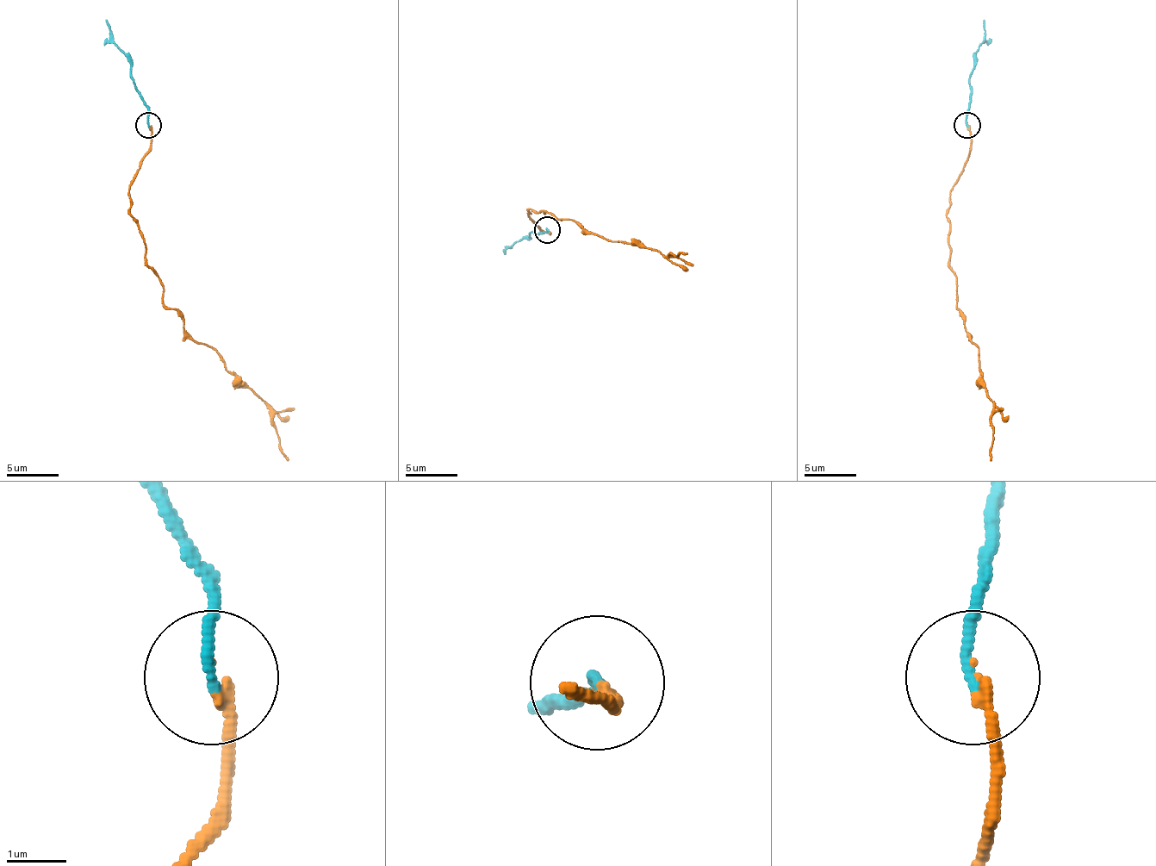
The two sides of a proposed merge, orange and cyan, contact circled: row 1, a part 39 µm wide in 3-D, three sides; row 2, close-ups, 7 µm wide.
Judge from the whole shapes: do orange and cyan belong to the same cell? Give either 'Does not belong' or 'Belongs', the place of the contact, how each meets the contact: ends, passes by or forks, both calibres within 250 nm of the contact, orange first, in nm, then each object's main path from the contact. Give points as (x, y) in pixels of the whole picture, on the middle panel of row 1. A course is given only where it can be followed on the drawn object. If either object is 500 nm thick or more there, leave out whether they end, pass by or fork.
Does not belong. Place: (547, 229). At the ring orange ends. At the ring cyan ends. Thickness 180 nm (orange) against 170 nm. Course of orange: (548, 230), (550, 233), (540, 227), (530, 209), (574, 220), (594, 235), (642, 243), (665, 256), (686, 253). Course of cyan: (548, 230), (535, 233), (512, 246), (504, 246)

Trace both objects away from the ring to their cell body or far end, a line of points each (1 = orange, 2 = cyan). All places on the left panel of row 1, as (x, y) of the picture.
1: (149, 126), (152, 152), (131, 193), (146, 266), (183, 328), (211, 346), (266, 407), (287, 461)
2: (149, 126), (149, 107), (136, 89), (131, 58), (113, 40), (105, 19)

